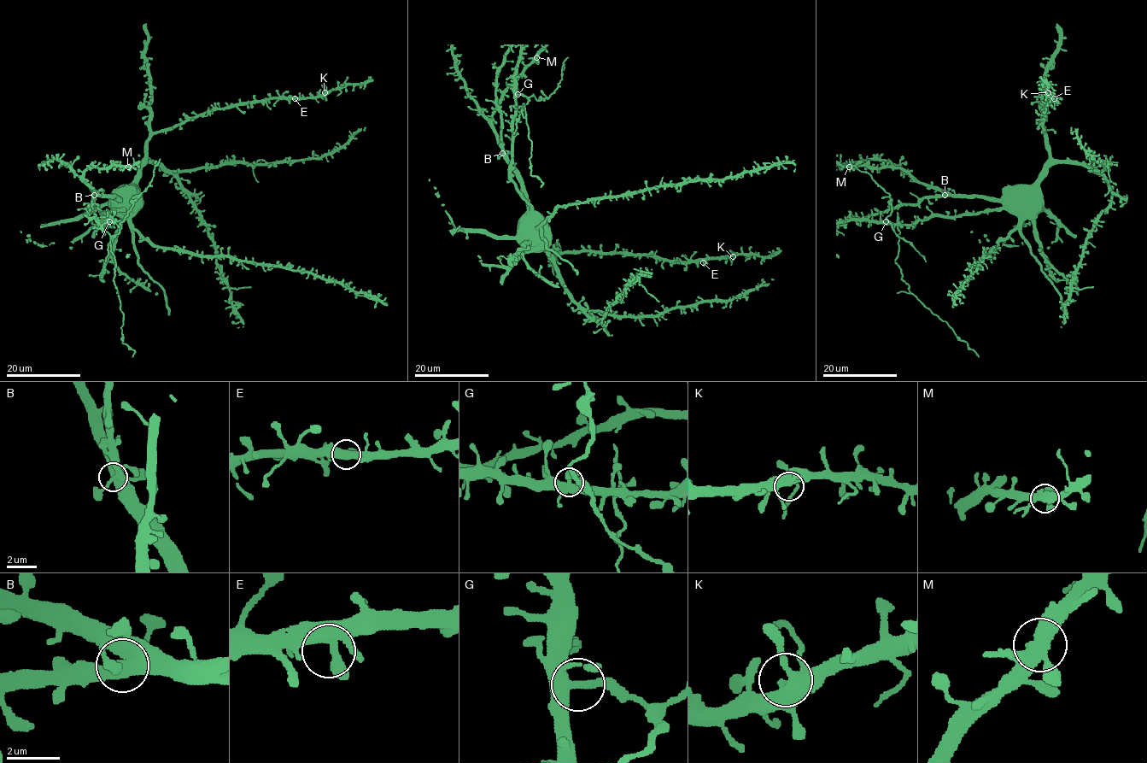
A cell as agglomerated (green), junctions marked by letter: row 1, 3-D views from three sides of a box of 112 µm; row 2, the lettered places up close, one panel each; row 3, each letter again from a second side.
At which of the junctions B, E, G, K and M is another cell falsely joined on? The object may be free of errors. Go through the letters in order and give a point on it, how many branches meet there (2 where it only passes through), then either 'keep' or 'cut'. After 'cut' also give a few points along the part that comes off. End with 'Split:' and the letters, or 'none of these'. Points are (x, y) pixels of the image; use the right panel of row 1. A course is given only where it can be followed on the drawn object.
B: at (945, 195); 3 branches meet; keep
E: at (1054, 98); 3 branches meet; keep
G: at (886, 221); 4 branches meet; cut; foreign part runs (886, 222), (892, 226), (899, 239), (899, 252), (894, 262), (909, 290), (945, 320), (978, 357)
K: at (1048, 92); 4 branches meet; keep
M: at (849, 167); 4 branches meet; keep
Split: G

